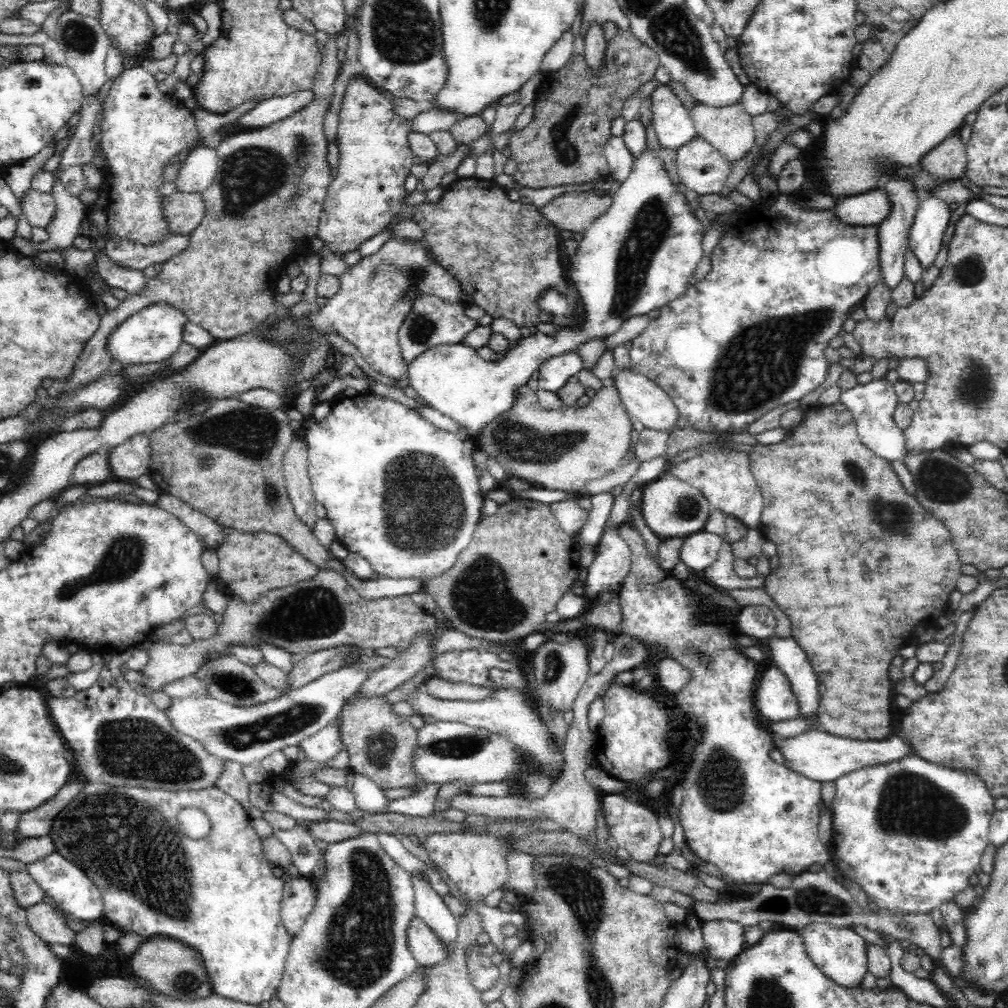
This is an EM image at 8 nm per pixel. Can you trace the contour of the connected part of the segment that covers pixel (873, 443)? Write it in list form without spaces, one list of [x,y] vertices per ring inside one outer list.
[[[886,374],[865,385],[856,385],[850,390],[841,392],[841,404],[853,414],[857,433],[861,441],[876,456],[886,459],[889,463],[902,459],[905,454],[903,430],[893,419],[894,411],[900,404],[895,386],[886,378]]]

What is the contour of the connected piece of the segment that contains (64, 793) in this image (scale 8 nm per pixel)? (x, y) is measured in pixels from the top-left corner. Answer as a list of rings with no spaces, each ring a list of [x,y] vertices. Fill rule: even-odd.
[[[66,782],[50,800],[44,804],[32,808],[32,810],[23,811],[20,814],[19,825],[15,831],[19,839],[35,838],[47,836],[50,833],[50,826],[54,822],[54,816],[61,810],[64,810],[72,798],[84,788],[87,782]]]

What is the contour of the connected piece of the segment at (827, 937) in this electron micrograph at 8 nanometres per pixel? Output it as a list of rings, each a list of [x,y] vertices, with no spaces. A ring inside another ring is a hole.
[[[812,922],[801,934],[805,951],[815,964],[835,984],[846,988],[858,987],[868,964],[866,960],[866,942],[848,927],[838,927],[833,924]]]

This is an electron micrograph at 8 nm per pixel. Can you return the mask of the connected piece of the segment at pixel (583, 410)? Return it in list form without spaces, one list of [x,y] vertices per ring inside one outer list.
[[[613,377],[596,390],[584,407],[564,407],[546,410],[541,407],[537,394],[528,386],[520,387],[515,394],[515,401],[509,411],[504,412],[489,422],[478,436],[478,444],[490,457],[503,466],[509,477],[538,484],[548,490],[567,490],[569,493],[581,493],[590,480],[602,478],[607,472],[615,471],[622,466],[624,455],[630,451],[630,433],[638,428],[619,398]]]

